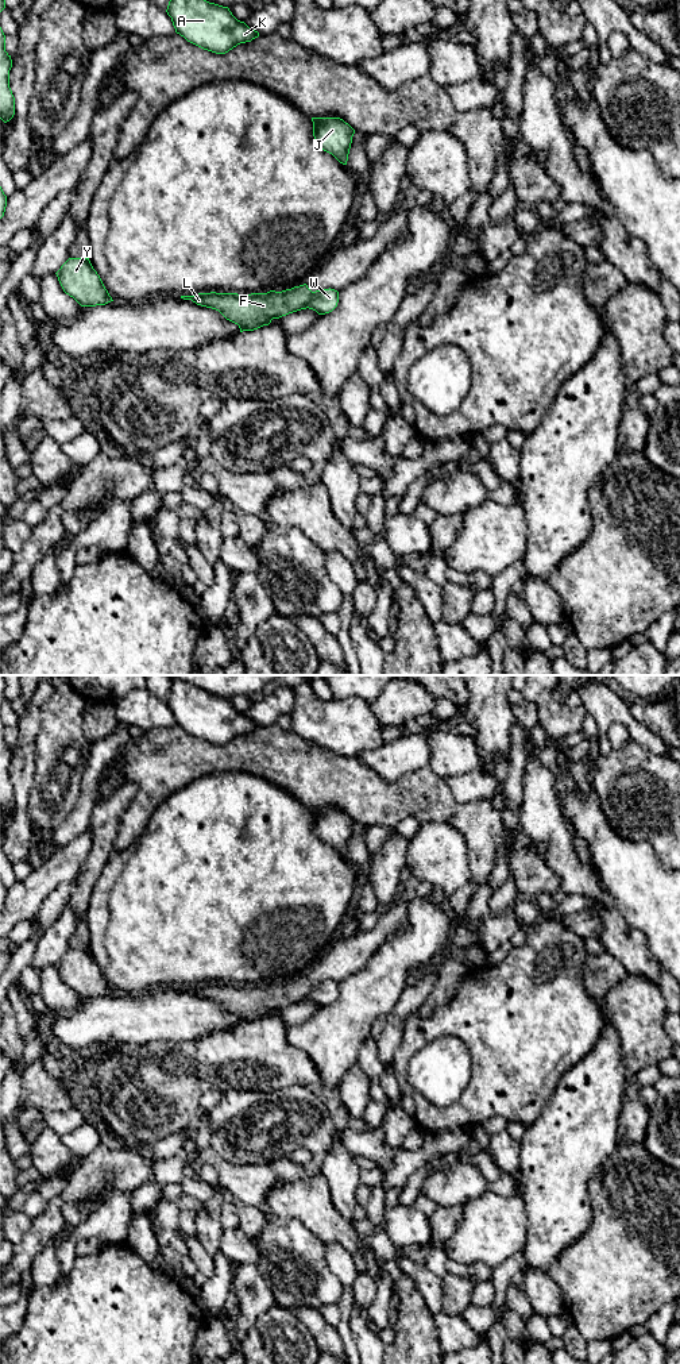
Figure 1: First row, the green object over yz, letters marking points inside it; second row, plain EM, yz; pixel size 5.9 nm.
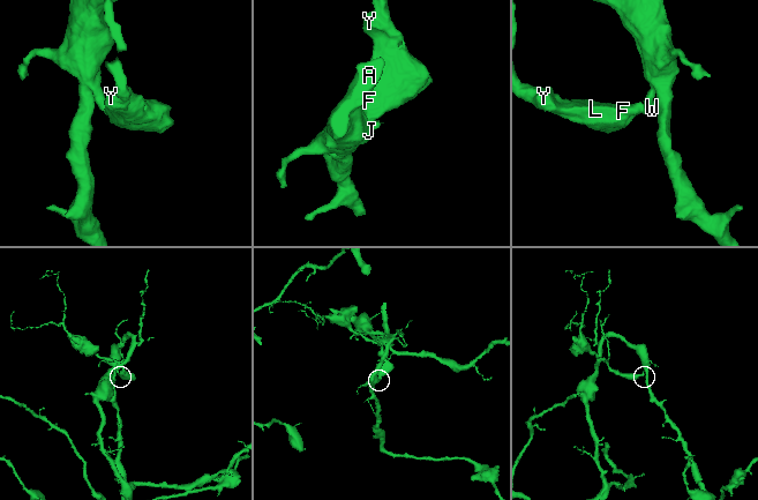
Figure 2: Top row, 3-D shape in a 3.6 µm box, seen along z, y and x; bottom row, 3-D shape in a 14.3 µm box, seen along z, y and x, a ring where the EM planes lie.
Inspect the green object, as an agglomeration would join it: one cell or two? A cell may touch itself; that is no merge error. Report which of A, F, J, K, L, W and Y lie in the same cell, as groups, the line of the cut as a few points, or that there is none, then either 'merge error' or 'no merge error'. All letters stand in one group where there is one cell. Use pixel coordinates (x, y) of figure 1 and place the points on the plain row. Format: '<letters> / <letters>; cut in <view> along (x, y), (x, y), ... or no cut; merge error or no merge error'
A J K W / F L Y; cut in yz along (312, 983), (306, 998); merge error

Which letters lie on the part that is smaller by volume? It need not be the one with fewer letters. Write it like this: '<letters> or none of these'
F, L, Y

